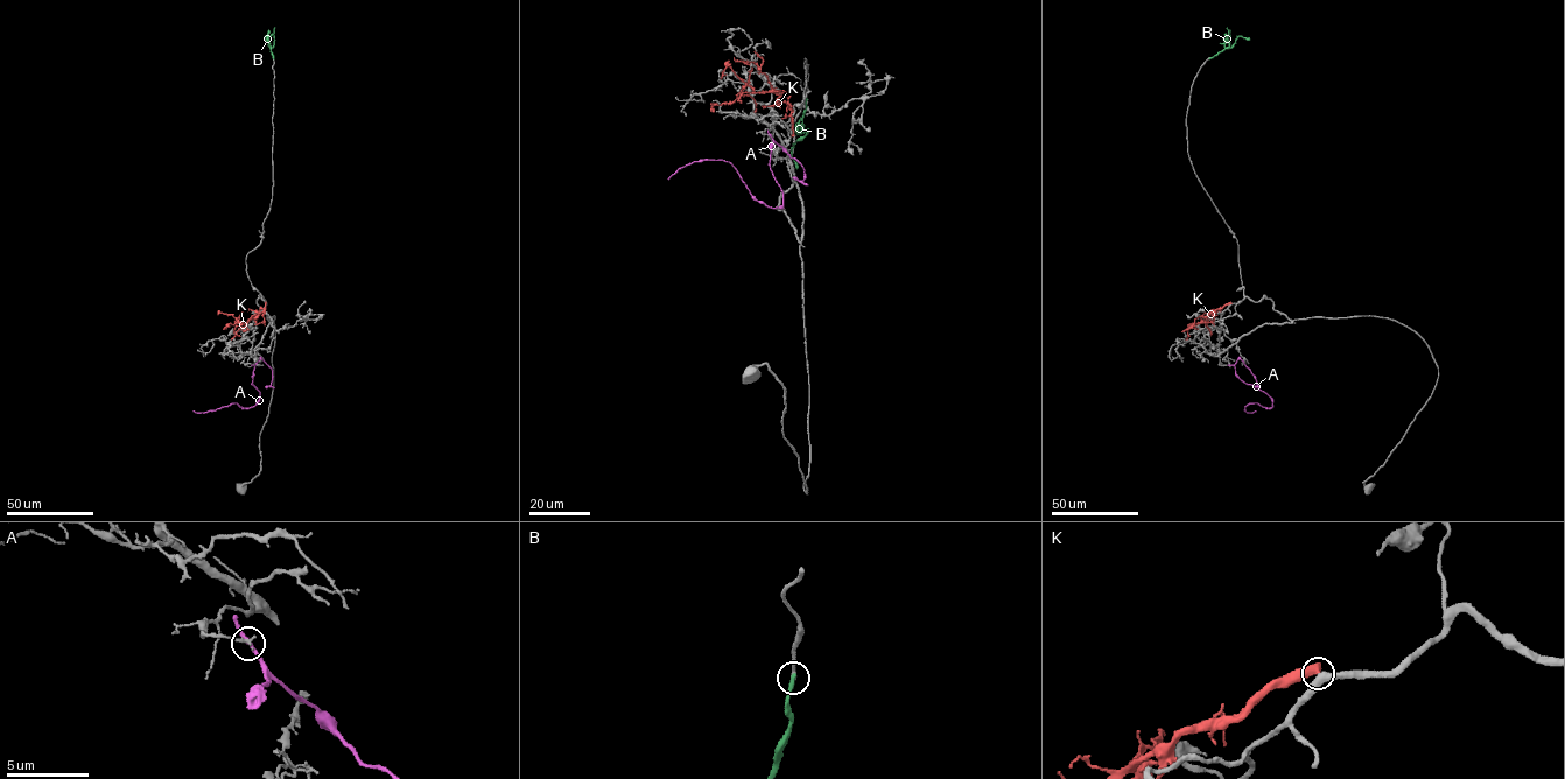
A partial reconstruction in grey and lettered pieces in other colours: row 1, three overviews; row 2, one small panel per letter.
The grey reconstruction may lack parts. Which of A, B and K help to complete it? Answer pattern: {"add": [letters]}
{"add": []}

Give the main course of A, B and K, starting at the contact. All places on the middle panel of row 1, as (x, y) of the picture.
A: (770, 135), (769, 161), (784, 197), (777, 208), (759, 202), (723, 160), (689, 163), (668, 179)
B: (807, 99), (802, 117), (805, 135), (792, 148), (797, 168)
K: (793, 135), (788, 105), (774, 93), (756, 92), (748, 84), (732, 102), (715, 104), (714, 112)

